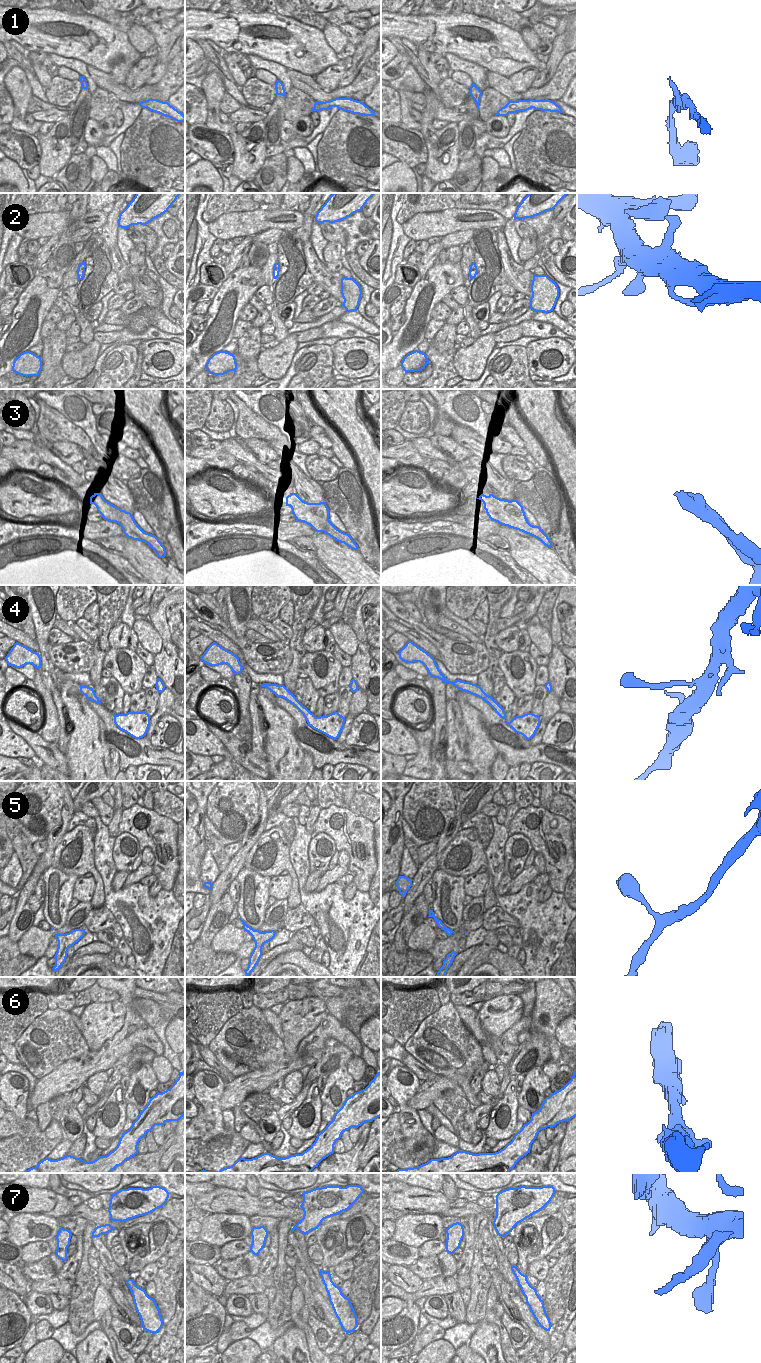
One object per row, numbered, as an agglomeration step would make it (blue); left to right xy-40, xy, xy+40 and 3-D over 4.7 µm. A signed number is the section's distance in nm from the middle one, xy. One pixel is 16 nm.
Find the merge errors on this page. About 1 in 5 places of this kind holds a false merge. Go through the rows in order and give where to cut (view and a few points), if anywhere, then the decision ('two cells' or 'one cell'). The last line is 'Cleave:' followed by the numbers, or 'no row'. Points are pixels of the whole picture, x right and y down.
1: cut in xy+40 along (529, 99), (529, 104), (532, 107); two cells
2: no cut; one cell
3: cut in xy along (324, 502), (321, 513), (325, 517), (326, 532); two cells
4: no cut; one cell
5: no cut; one cell
6: no cut; one cell
7: no cut; one cell
Cleave: 1, 3

